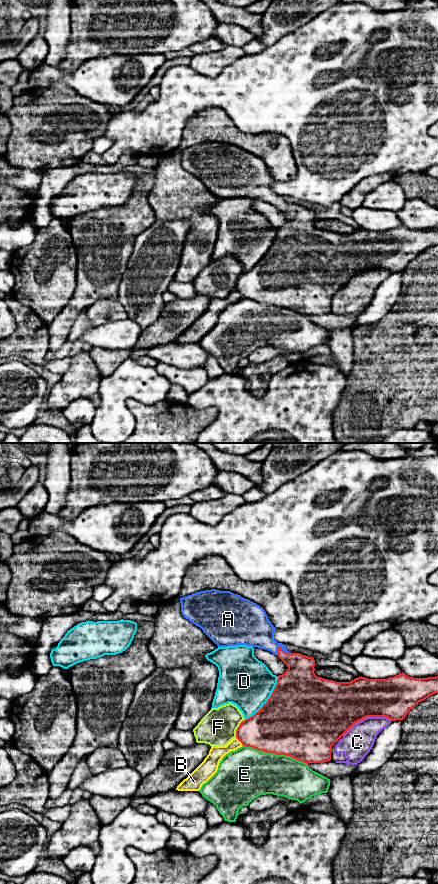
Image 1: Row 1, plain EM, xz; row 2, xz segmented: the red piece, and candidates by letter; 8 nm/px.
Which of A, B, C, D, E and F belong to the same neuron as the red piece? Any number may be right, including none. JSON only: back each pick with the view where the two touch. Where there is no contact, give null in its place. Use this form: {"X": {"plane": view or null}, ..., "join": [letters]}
{"A": {"plane": "xz"}, "join": ["A"]}

